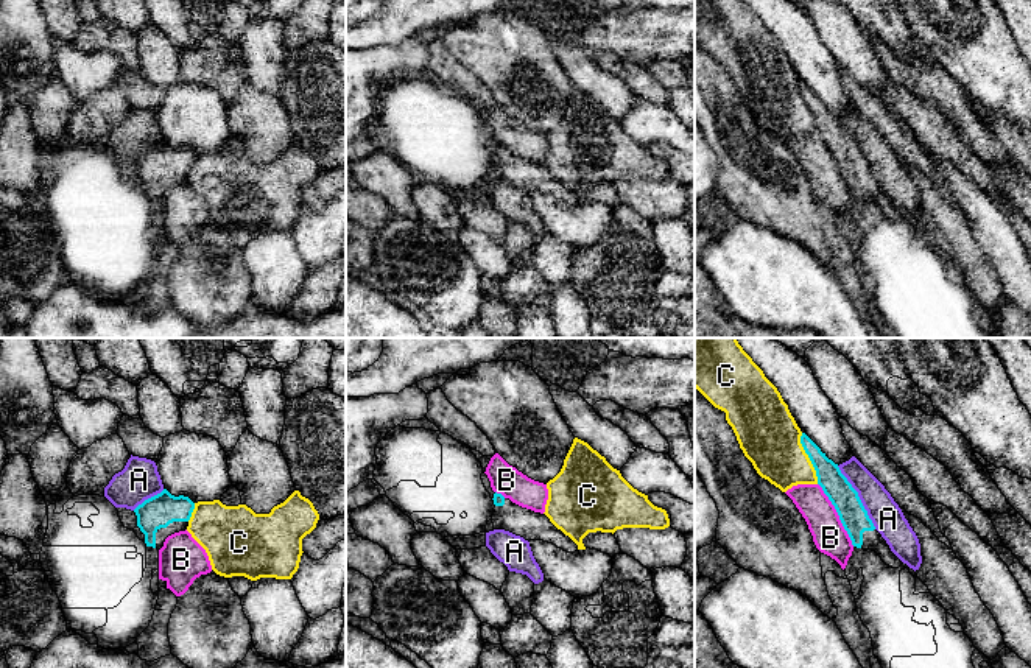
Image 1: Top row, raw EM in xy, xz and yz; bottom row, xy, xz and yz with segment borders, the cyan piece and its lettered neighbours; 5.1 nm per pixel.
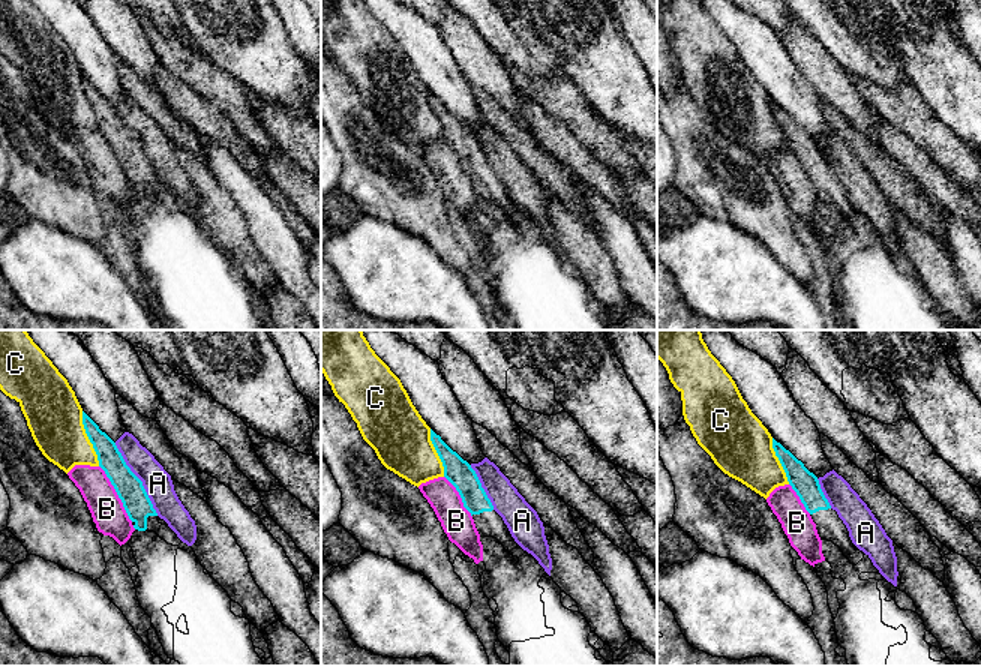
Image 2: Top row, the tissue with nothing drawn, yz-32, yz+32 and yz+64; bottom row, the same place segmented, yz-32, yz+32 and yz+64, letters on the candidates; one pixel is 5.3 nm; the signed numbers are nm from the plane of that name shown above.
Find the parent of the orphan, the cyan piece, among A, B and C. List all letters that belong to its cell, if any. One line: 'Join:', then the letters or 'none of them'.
Join: none of them

